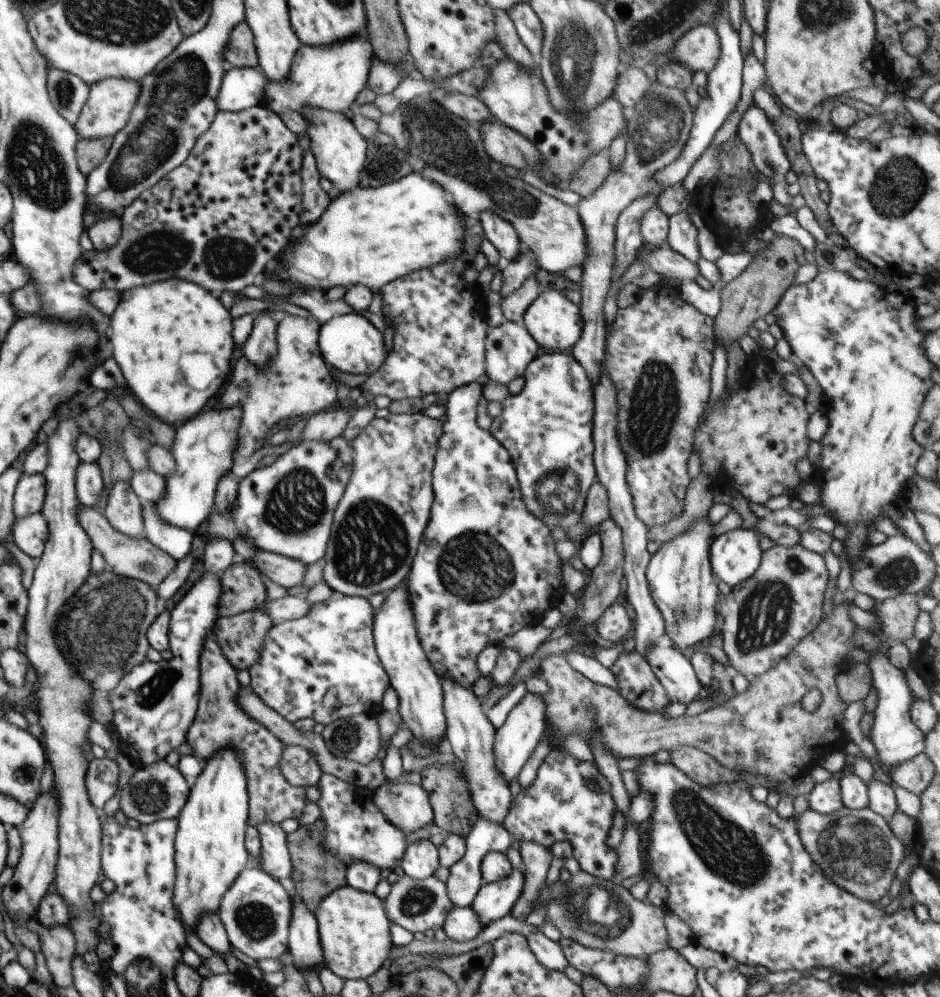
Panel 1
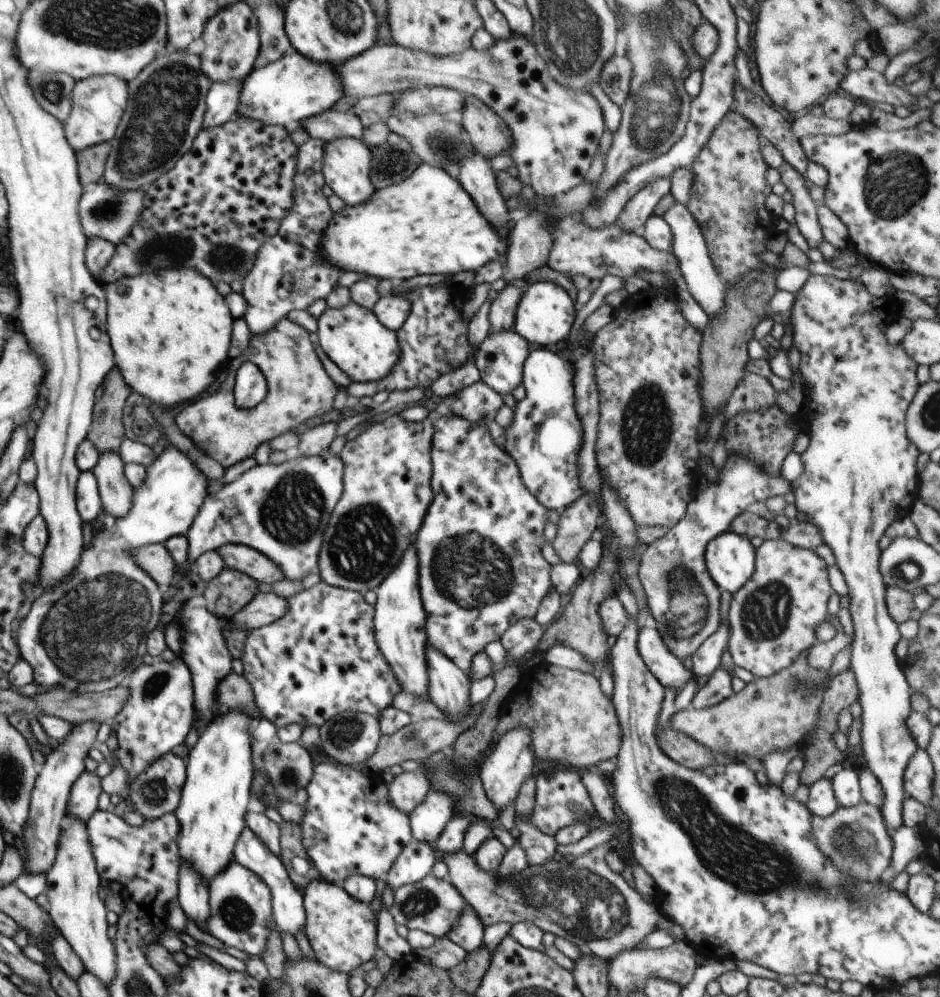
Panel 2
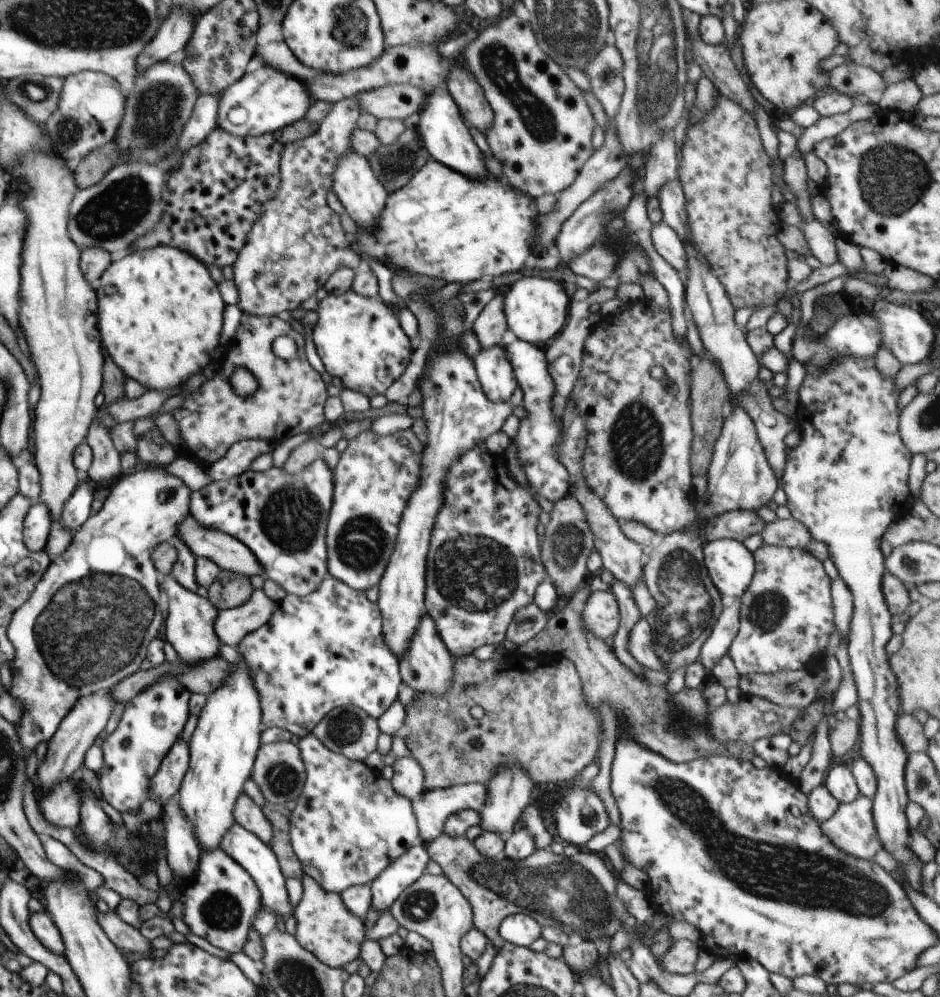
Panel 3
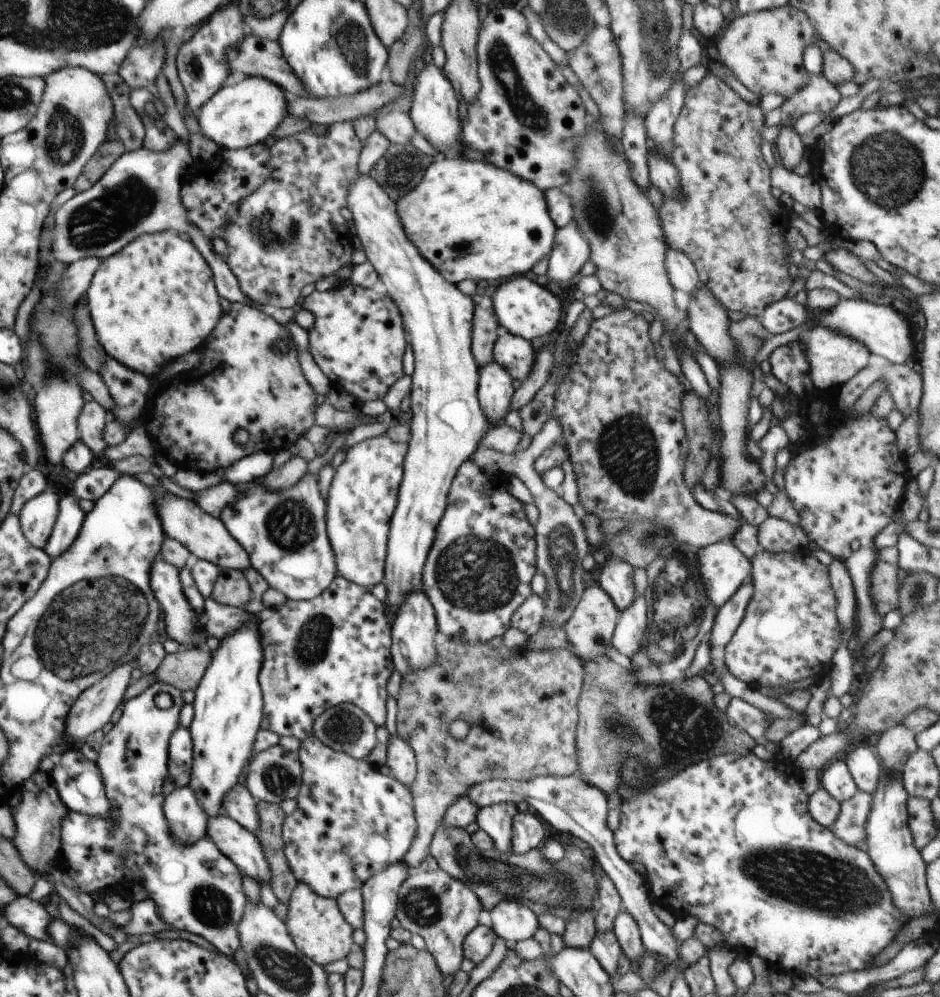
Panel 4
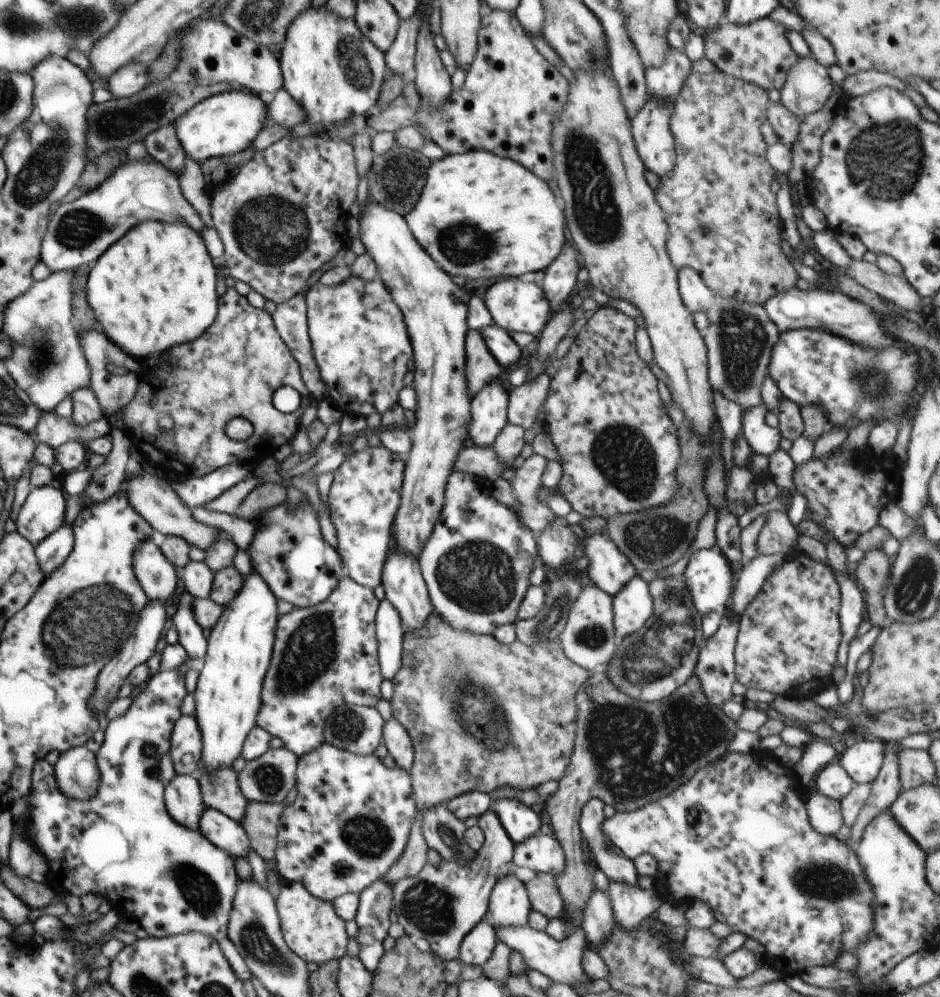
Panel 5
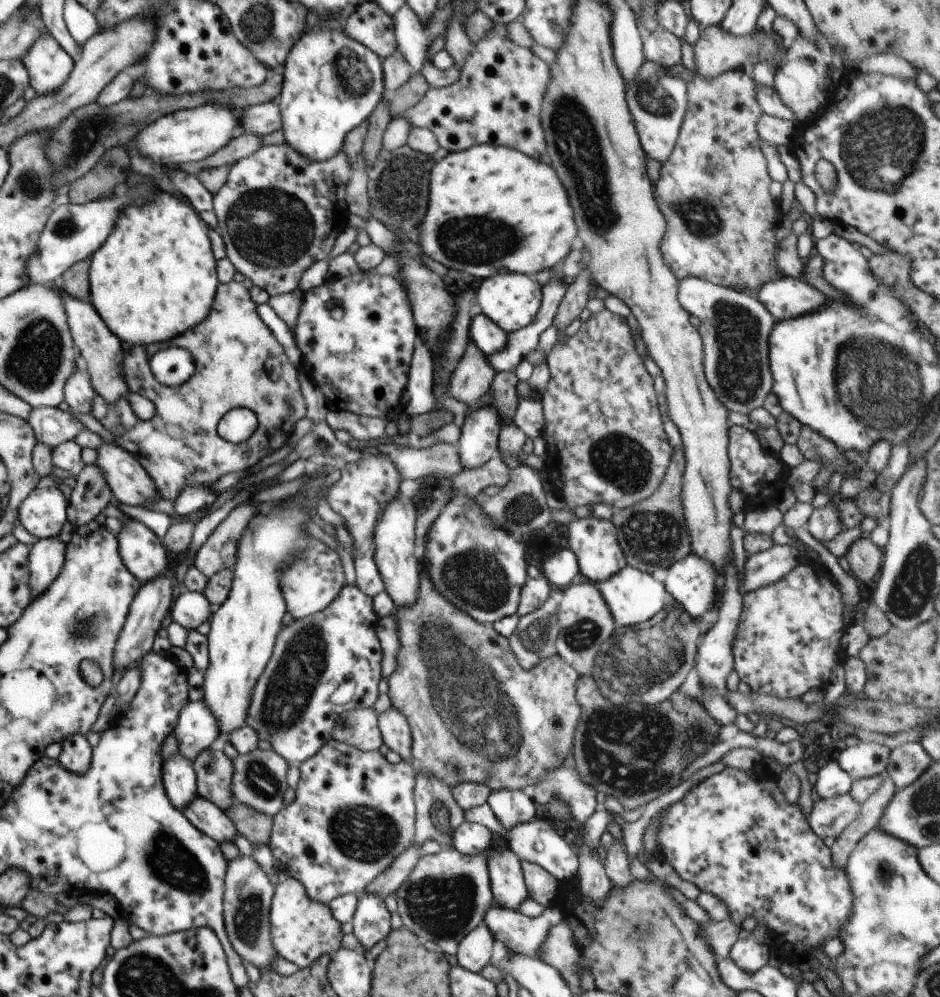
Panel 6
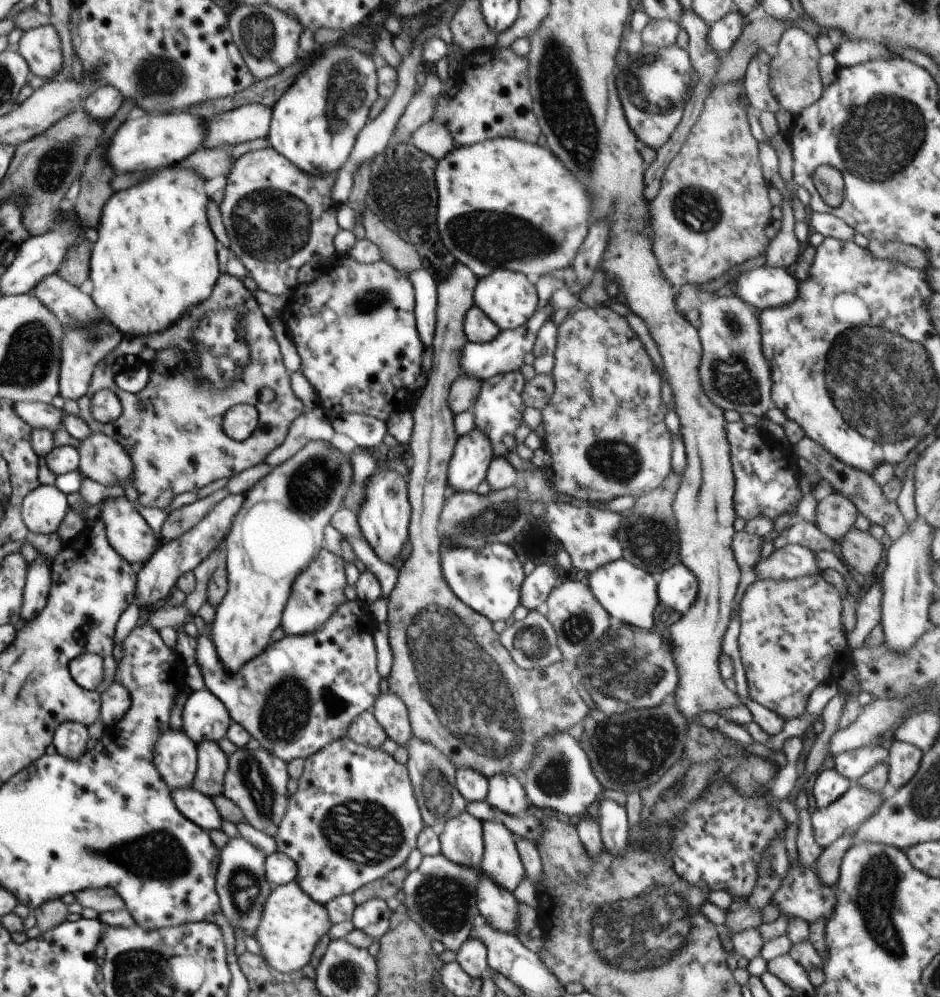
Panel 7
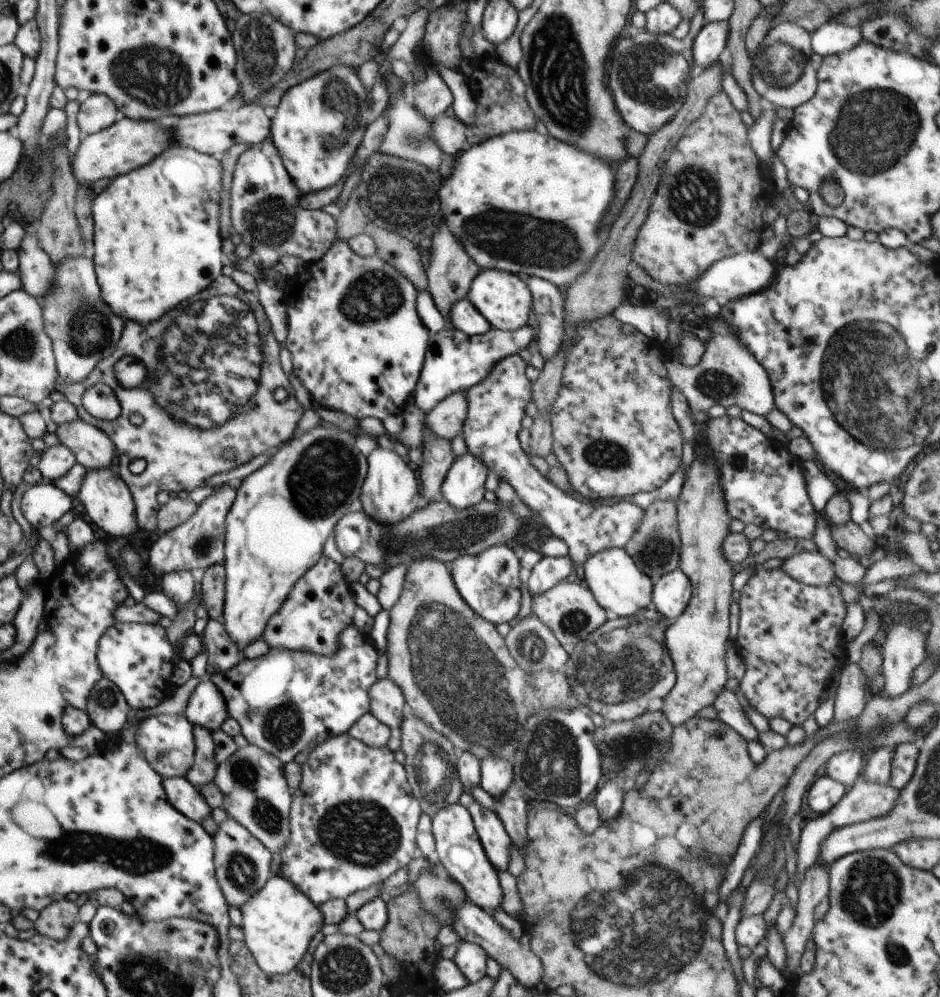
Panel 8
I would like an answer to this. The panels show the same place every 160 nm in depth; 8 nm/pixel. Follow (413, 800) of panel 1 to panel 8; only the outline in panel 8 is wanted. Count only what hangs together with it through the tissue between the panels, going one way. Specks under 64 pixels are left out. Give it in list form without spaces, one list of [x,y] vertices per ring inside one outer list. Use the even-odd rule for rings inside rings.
[[[378,679],[369,688],[370,710],[374,718],[389,726],[397,734],[407,715],[402,689],[392,680]]]

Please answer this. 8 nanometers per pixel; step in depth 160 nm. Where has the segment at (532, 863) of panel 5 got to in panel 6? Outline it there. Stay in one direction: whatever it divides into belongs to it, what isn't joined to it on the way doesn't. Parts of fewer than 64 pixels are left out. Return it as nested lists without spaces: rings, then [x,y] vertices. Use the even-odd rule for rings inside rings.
[[[540,815],[524,824],[517,824],[506,838],[511,851],[522,861],[537,864],[549,872],[560,884],[572,883],[577,878],[578,852],[570,837],[564,837],[555,831],[552,823]]]

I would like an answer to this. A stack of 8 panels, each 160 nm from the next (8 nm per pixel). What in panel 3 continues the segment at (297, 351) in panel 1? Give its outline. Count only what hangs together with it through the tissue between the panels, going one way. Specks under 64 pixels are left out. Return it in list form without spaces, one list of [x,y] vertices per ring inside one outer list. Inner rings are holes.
[[[242,313],[240,326],[235,338],[230,345],[226,358],[220,361],[220,372],[214,380],[206,382],[200,390],[191,392],[186,402],[172,412],[177,420],[182,438],[185,440],[184,456],[194,460],[202,470],[207,470],[222,457],[226,456],[228,449],[244,439],[267,440],[272,444],[283,441],[295,434],[310,433],[315,426],[320,426],[325,421],[325,402],[328,400],[328,392],[324,379],[306,359],[304,352],[305,337],[296,331],[290,322],[279,317],[257,317],[248,313]],[[278,336],[288,336],[296,341],[298,354],[290,360],[278,358],[272,350],[272,342]],[[236,367],[246,367],[258,379],[258,390],[254,394],[242,398],[238,396],[230,386],[230,376]]]

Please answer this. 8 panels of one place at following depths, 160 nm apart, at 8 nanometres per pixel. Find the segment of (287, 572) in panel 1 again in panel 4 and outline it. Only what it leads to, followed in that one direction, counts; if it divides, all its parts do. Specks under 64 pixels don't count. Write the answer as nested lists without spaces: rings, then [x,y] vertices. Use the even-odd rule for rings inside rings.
[[[162,492],[155,505],[165,536],[180,542],[199,559],[210,561],[222,569],[243,571],[251,566],[248,553],[228,532],[224,523],[218,517],[210,516],[204,512],[198,503],[168,494],[168,492]]]

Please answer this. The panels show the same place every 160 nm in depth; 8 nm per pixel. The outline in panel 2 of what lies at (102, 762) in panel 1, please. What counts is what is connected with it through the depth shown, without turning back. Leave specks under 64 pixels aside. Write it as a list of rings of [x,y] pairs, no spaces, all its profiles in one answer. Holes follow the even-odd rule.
[[[82,771],[72,785],[68,799],[68,818],[78,817],[87,821],[98,809],[98,796],[103,791],[101,778],[94,772]]]

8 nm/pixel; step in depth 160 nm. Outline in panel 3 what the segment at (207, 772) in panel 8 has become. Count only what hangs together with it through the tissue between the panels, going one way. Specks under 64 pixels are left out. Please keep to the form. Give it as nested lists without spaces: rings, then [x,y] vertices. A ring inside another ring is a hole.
[[[244,792],[239,796],[233,813],[236,823],[253,832],[264,844],[271,844],[273,837],[271,822],[263,810]]]

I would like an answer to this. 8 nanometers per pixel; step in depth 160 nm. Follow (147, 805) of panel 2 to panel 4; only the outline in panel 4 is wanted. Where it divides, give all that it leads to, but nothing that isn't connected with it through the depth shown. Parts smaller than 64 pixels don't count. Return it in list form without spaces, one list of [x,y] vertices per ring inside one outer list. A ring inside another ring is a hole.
[[[179,726],[169,740],[168,778],[175,784],[175,788],[186,787],[190,780],[193,765],[193,740],[189,729]]]

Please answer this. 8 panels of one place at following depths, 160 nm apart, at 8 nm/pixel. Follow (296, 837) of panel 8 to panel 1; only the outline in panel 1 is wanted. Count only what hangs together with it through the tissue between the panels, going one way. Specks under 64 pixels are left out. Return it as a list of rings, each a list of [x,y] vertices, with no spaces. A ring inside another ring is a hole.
[[[322,773],[317,786],[321,798],[316,803],[322,809],[325,828],[323,849],[338,855],[346,866],[354,861],[366,861],[380,870],[390,868],[393,871],[407,849],[406,834],[392,825],[374,804],[375,791],[358,788],[328,773]]]

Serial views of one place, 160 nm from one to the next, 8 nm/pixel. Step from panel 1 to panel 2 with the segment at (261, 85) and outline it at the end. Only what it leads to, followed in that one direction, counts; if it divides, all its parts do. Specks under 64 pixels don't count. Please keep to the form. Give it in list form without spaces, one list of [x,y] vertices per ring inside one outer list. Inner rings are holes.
[[[238,81],[211,83],[205,98],[206,112],[202,128],[226,124],[238,114],[242,87],[242,82]]]

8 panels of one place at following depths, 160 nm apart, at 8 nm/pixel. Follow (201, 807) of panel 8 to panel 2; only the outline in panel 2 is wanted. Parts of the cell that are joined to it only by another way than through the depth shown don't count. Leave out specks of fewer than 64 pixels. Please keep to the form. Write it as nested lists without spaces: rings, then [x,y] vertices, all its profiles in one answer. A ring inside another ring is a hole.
[[[248,826],[244,827],[243,833],[236,841],[234,856],[234,860],[238,864],[257,874],[271,890],[273,920],[277,930],[292,936],[296,936],[298,932],[303,932],[307,921],[305,906],[303,905],[303,893],[290,880],[280,857],[277,857]]]

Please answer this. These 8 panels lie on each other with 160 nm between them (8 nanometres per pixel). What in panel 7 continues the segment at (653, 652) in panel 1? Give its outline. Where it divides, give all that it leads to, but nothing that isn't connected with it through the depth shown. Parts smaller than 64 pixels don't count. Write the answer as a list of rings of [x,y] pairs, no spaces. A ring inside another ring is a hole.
[[[626,559],[609,562],[589,574],[589,587],[612,620],[625,622],[641,629],[652,629],[654,610],[660,603],[657,583],[652,574],[634,566]]]

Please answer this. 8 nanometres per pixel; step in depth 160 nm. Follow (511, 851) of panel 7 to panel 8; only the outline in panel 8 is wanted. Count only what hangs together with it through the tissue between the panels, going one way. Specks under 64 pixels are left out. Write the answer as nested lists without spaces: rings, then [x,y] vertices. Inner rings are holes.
[[[474,801],[468,808],[473,818],[478,838],[492,866],[498,871],[509,867],[509,849],[513,842],[506,832],[501,818]]]

